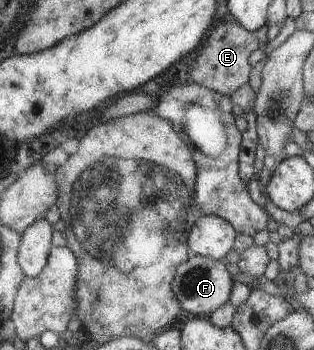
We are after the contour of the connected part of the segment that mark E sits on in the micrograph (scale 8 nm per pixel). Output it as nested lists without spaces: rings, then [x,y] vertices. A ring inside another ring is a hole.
[[[236,20],[219,21],[206,37],[201,52],[190,64],[190,78],[216,93],[229,96],[235,89],[241,87],[242,83],[248,81],[248,55],[255,49],[264,49],[266,41],[266,24],[254,31],[247,30]]]

